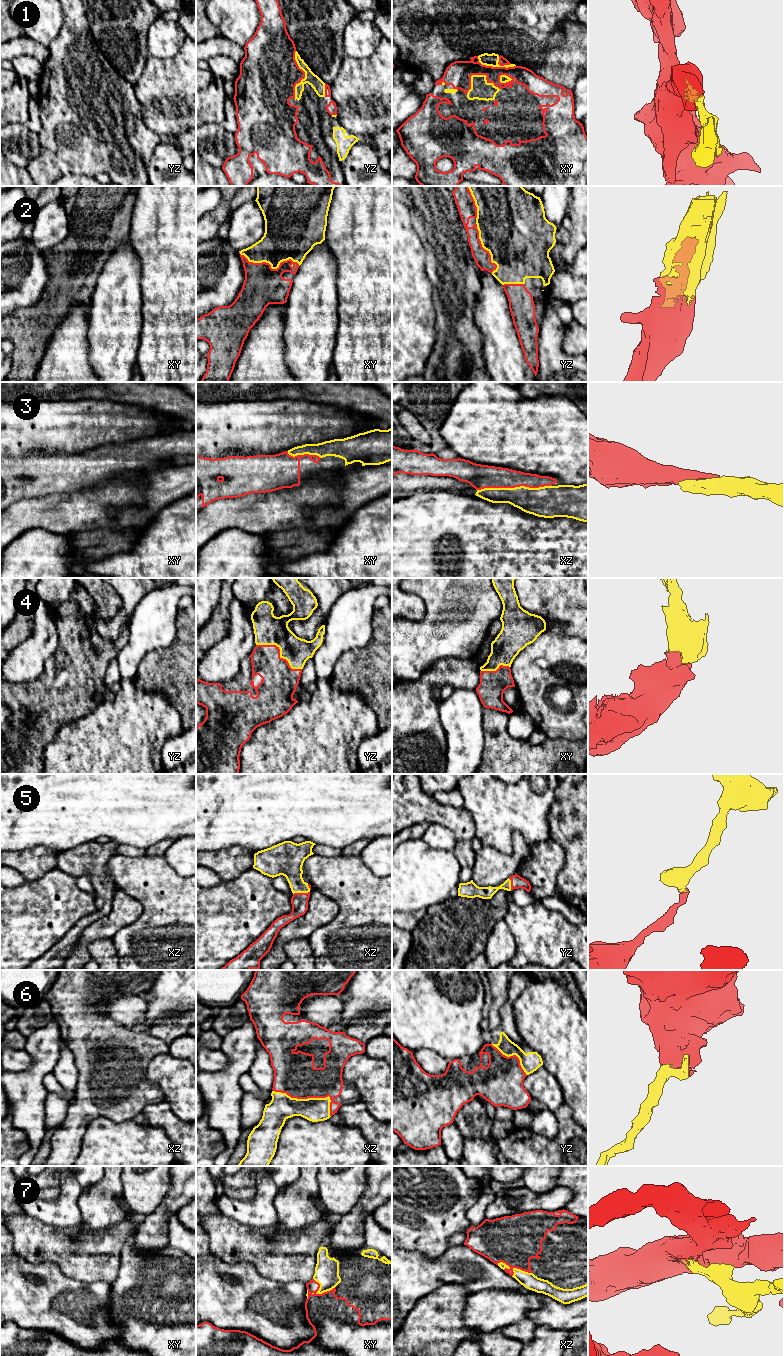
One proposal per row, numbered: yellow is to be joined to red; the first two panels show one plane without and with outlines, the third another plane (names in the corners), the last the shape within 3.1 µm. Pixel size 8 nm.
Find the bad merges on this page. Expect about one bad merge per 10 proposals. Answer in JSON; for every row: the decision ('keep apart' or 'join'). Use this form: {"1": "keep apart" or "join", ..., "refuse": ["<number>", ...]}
{"1": "join", "2": "join", "3": "join", "4": "join", "5": "join", "6": "join", "7": "join", "refuse": []}

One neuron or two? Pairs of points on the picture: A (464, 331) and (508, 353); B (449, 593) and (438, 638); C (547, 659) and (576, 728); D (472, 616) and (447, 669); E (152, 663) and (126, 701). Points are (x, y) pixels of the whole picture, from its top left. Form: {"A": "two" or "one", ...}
{"A": "two", "B": "one", "C": "one", "D": "two", "E": "two"}

